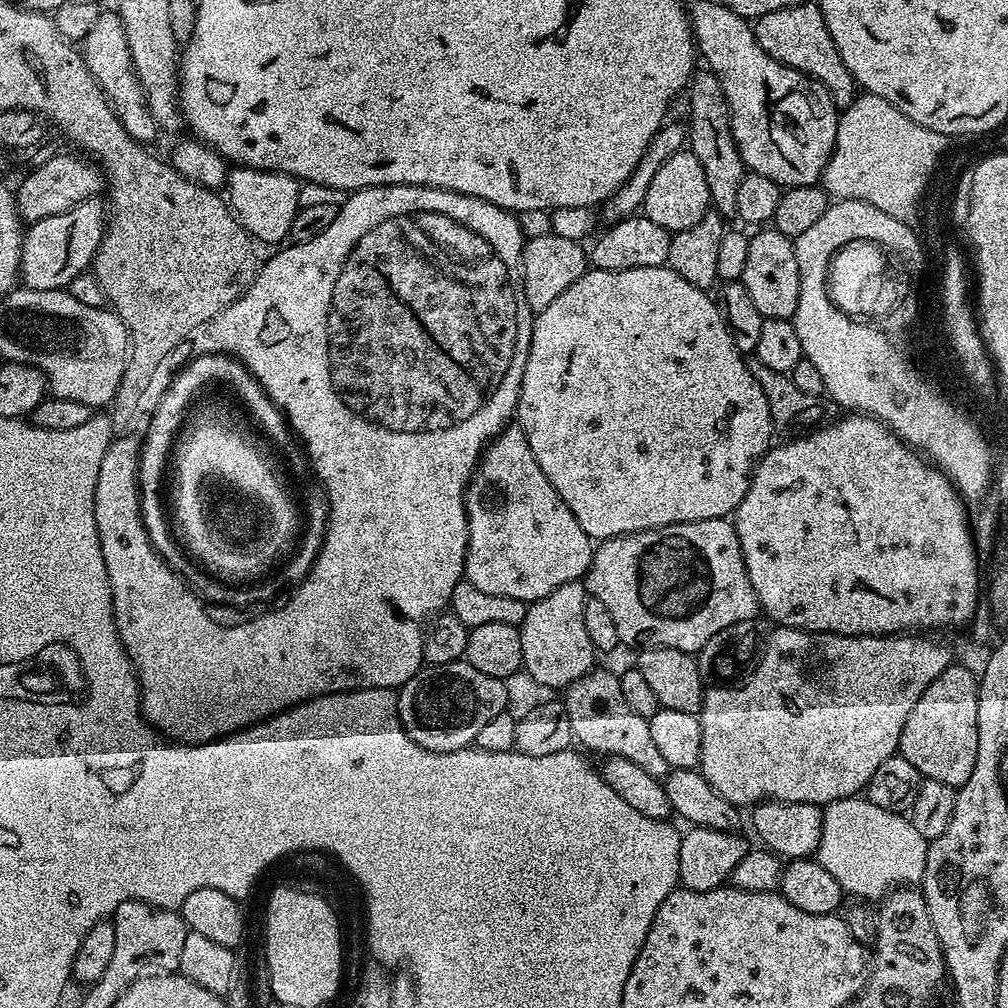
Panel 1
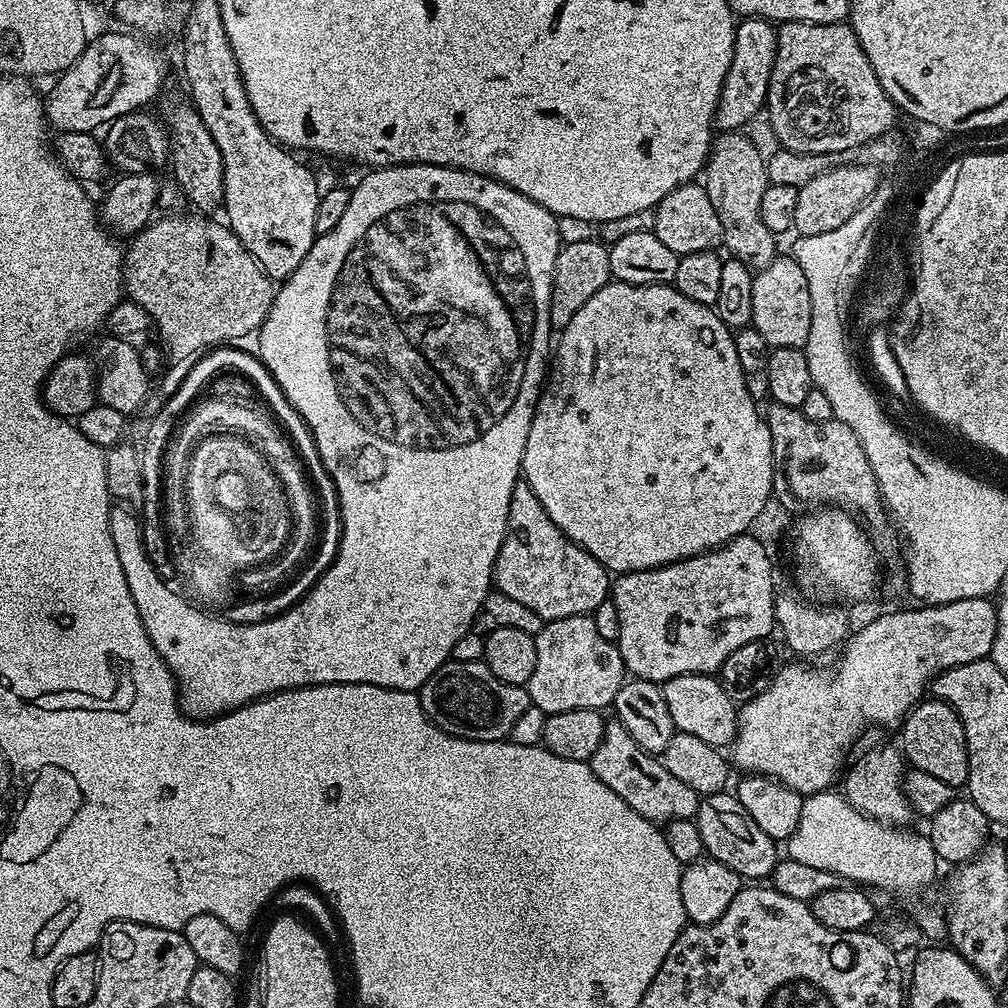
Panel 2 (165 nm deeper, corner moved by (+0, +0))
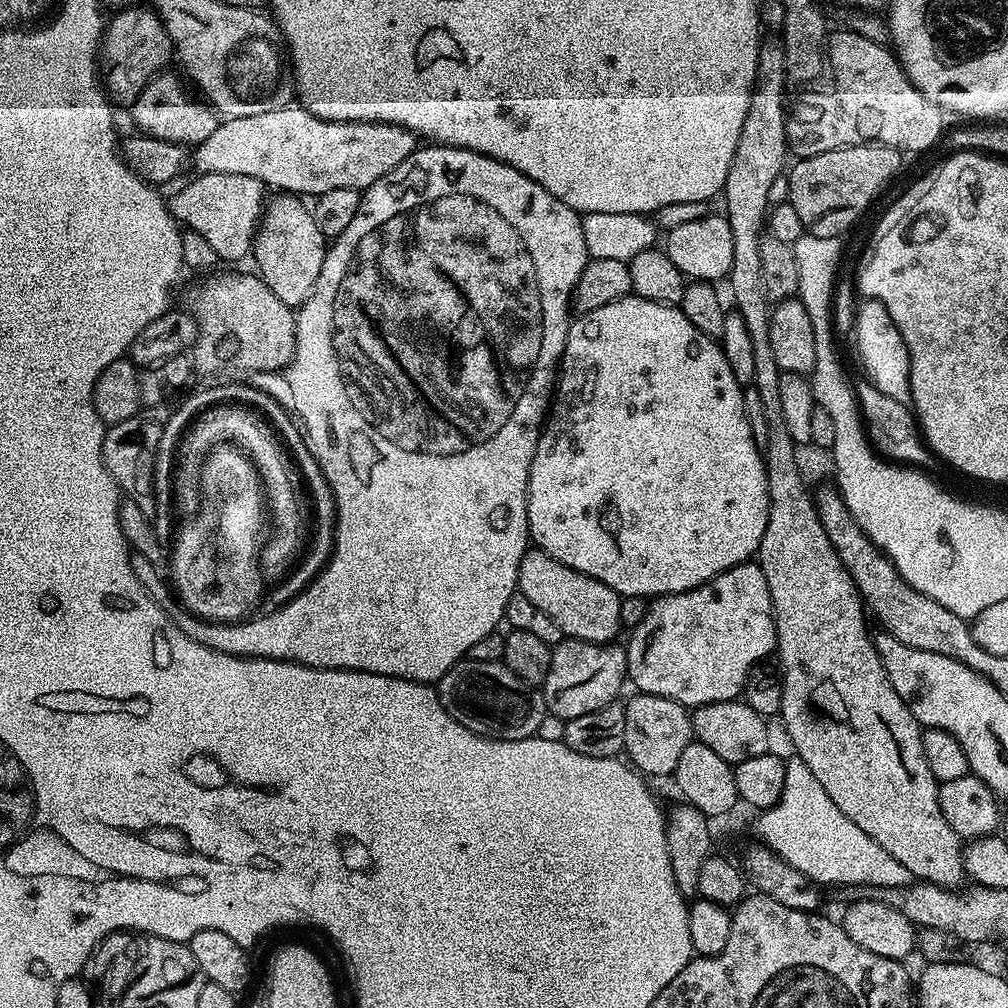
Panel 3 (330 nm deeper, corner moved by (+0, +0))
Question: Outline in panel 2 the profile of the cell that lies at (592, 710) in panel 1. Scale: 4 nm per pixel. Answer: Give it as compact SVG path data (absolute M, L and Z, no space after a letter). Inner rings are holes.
M612 718L605 723L604 737L600 740L598 750L594 750L591 761L592 773L600 779L630 810L642 814L642 818L653 822L693 819L701 802L701 795L686 782L674 778L670 770L666 770L663 759L659 755L642 750L634 738L622 726L620 721ZM661 820L661 821L660 821Z

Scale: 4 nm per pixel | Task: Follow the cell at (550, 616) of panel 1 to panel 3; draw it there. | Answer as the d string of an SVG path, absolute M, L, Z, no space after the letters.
M571 638L561 639L560 643L555 645L550 658L550 670L546 674L542 685L544 694L544 703L547 711L553 716L563 720L573 720L582 718L582 714L590 714L602 706L613 703L620 692L620 687L626 684L628 675L628 654L623 647L619 648L619 643L595 644L594 642L582 642Z

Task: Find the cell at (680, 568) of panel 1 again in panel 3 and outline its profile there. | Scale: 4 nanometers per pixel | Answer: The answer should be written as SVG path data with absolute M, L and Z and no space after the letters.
M759 563L739 564L689 592L655 597L649 603L645 617L631 629L629 636L632 637L626 643L627 679L636 687L637 693L670 698L689 710L735 700L744 691L749 670L776 652L776 619L772 617L766 574L762 574Z

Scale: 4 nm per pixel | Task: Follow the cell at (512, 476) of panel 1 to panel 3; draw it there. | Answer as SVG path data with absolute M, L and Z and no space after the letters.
M525 552L518 570L518 591L530 598L538 610L545 612L565 637L595 644L611 644L622 632L620 595L610 590L610 586L550 558L550 554L545 552Z

